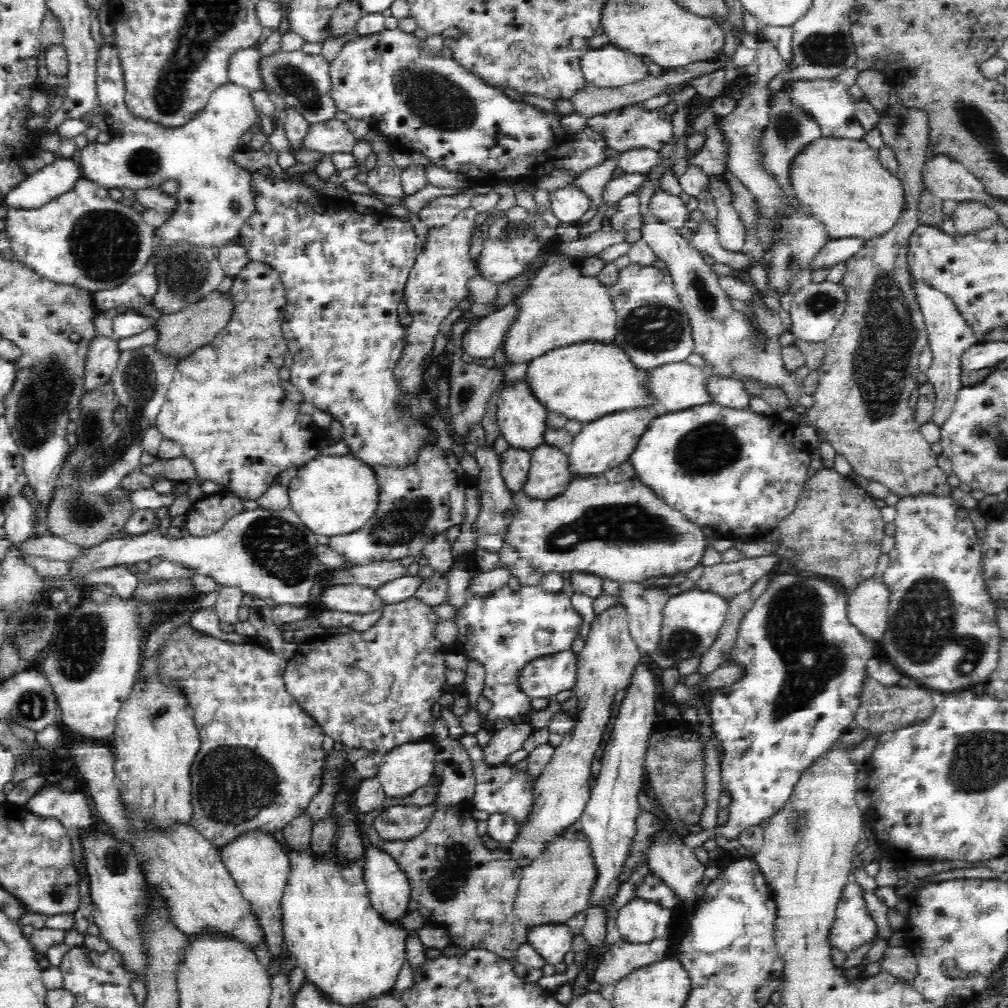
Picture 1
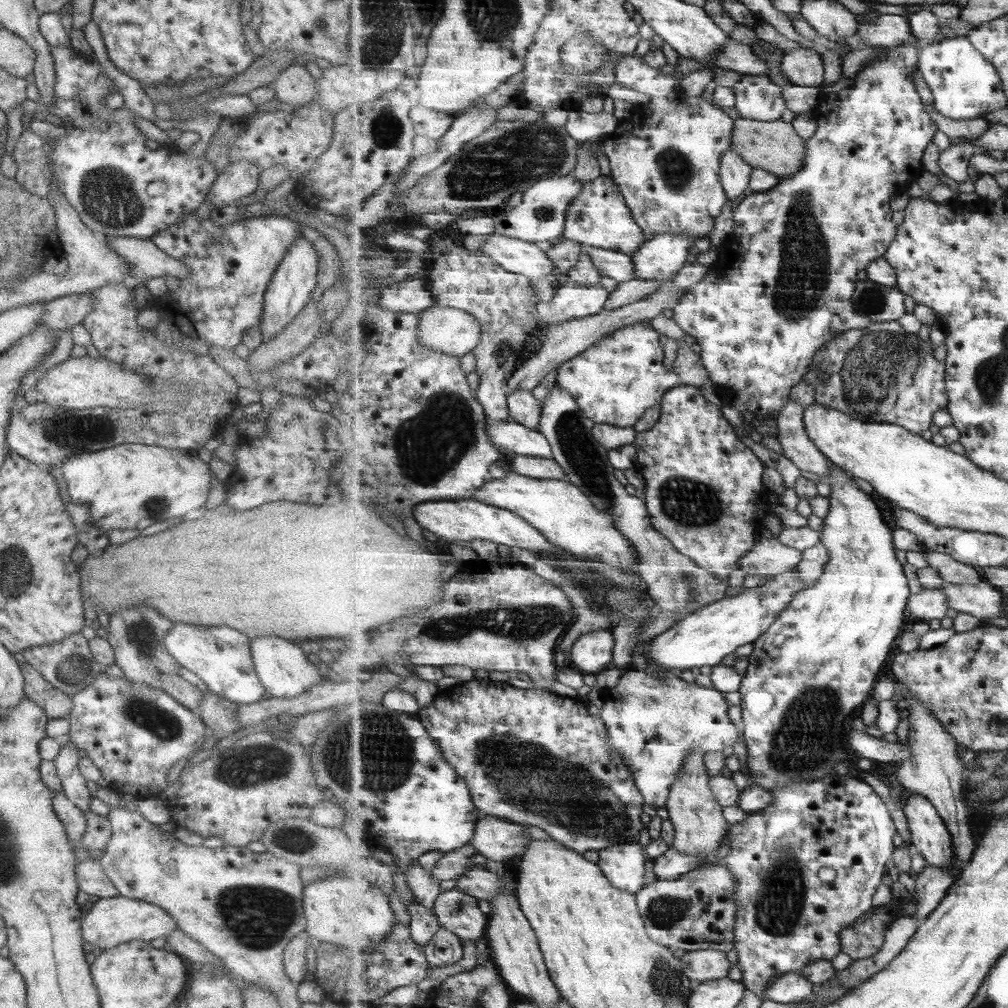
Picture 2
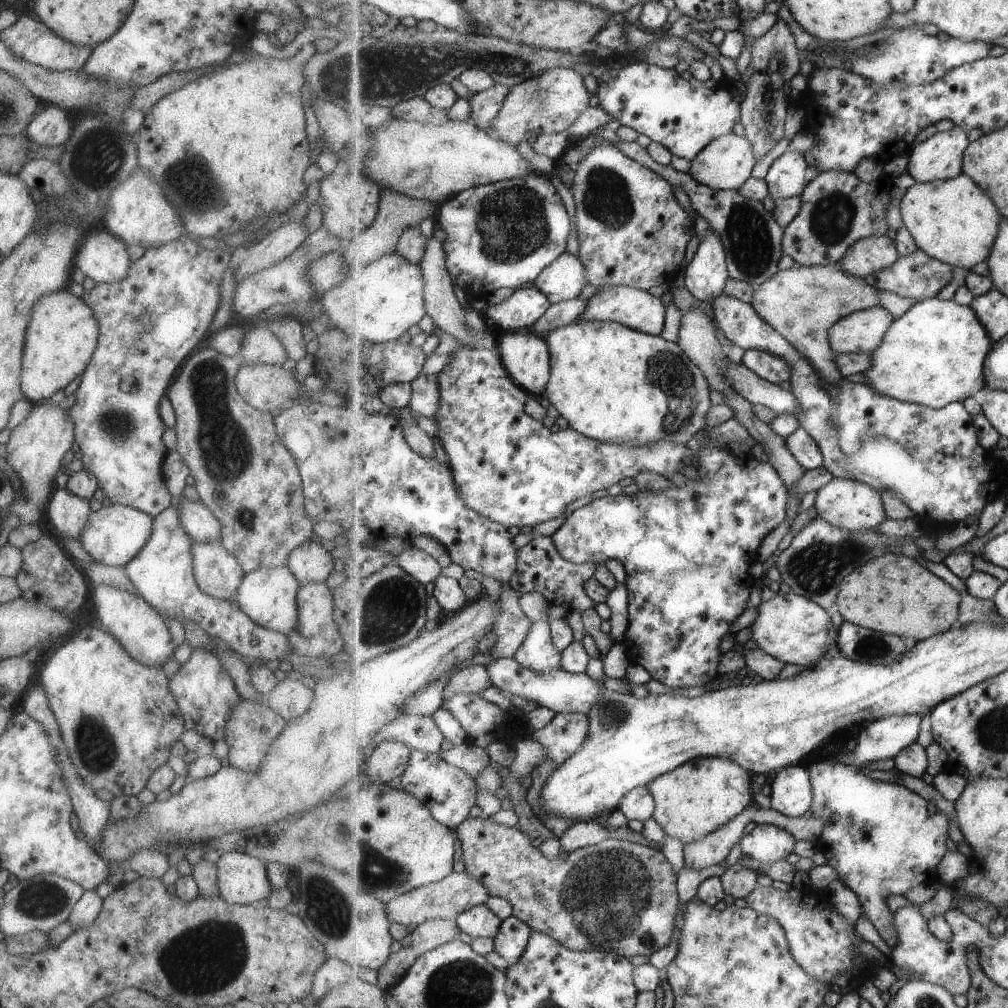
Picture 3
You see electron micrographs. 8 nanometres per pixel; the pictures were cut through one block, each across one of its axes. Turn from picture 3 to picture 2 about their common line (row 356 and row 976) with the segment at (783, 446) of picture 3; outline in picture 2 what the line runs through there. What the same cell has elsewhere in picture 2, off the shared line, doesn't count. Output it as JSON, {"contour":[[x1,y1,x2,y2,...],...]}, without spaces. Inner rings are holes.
{"contour":[[707,949,687,952,682,956,683,970,694,984,725,978,731,974,731,962,720,950]]}

